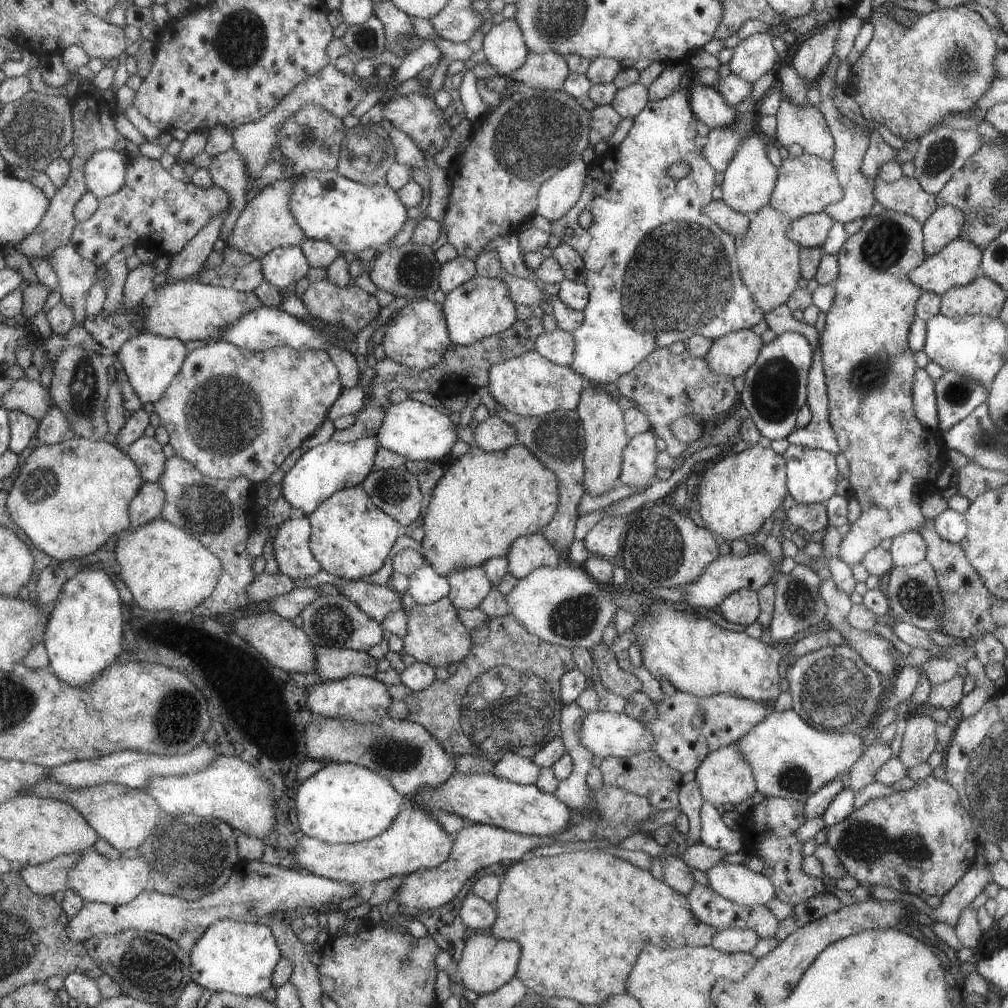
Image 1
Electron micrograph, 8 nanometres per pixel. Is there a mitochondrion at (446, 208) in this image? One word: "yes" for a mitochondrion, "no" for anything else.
no

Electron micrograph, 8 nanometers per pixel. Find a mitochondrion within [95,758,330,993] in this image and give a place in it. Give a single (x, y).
(192, 856)

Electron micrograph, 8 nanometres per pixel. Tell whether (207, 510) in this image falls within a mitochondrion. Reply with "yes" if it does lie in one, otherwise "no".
yes

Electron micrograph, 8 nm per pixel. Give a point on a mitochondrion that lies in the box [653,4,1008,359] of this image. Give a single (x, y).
(956, 61)

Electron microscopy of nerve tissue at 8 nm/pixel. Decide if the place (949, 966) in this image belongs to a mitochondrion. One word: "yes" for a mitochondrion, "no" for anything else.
no

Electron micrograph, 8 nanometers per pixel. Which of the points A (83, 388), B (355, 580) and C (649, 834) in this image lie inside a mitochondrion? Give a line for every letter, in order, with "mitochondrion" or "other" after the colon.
A: mitochondrion
B: other
C: other

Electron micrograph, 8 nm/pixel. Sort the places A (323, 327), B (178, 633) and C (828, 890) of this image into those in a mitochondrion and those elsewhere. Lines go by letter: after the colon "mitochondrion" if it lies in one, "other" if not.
A: other
B: other
C: other

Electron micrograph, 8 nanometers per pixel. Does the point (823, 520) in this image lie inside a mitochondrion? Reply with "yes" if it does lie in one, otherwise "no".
no

